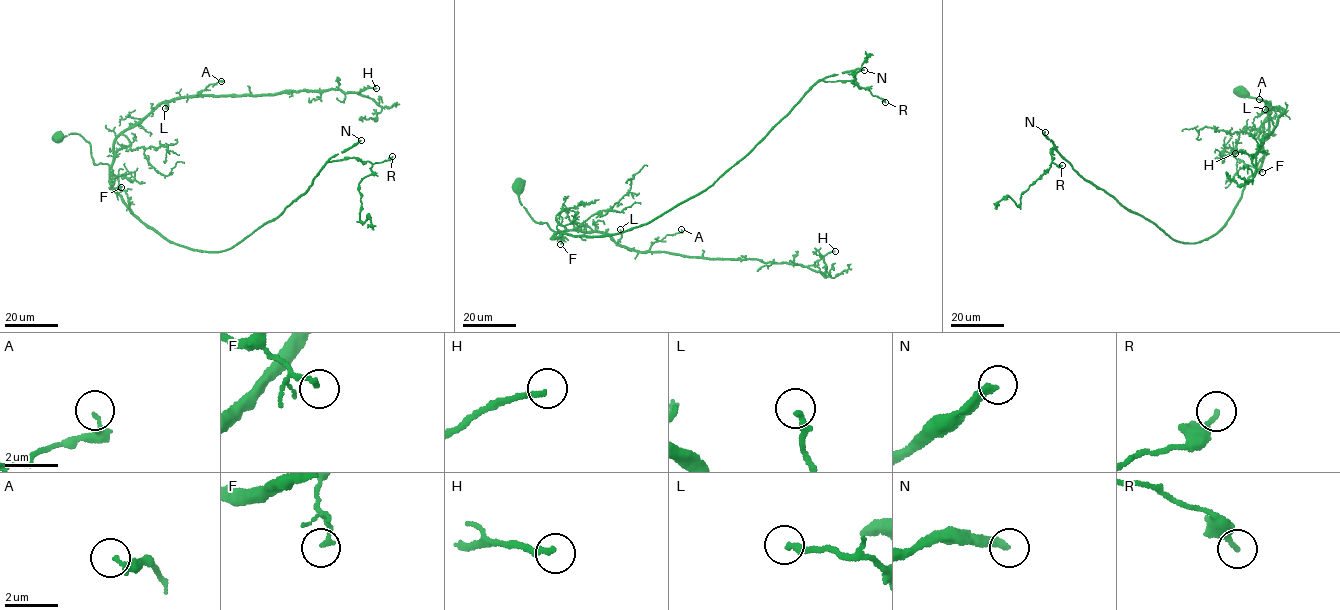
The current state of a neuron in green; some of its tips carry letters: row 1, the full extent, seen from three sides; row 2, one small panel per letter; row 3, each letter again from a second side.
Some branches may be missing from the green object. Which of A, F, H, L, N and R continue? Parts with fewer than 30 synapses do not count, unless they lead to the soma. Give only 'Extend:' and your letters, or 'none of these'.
Extend: N

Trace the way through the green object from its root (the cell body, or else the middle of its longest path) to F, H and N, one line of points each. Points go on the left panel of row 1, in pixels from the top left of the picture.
F: (59, 139), (73, 133), (82, 137), (90, 145), (94, 163), (109, 165), (109, 172), (116, 177), (121, 187)
H: (59, 139), (77, 133), (89, 143), (94, 163), (111, 165), (113, 141), (170, 100), (376, 88)
N: (59, 139), (75, 133), (87, 141), (144, 223), (212, 252), (280, 214), (325, 162), (361, 140)

